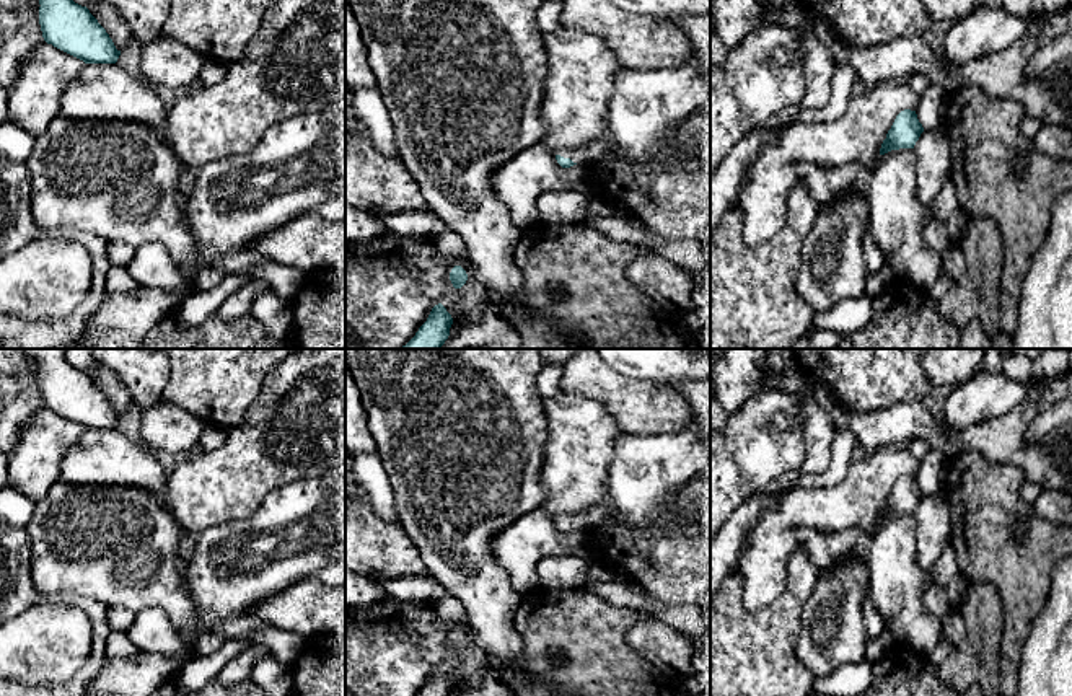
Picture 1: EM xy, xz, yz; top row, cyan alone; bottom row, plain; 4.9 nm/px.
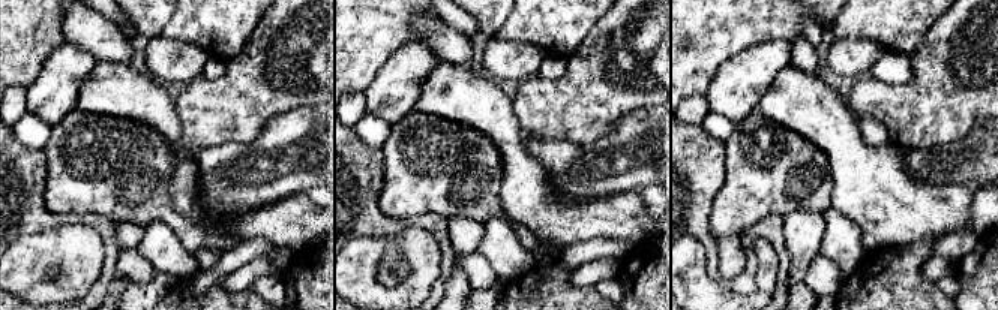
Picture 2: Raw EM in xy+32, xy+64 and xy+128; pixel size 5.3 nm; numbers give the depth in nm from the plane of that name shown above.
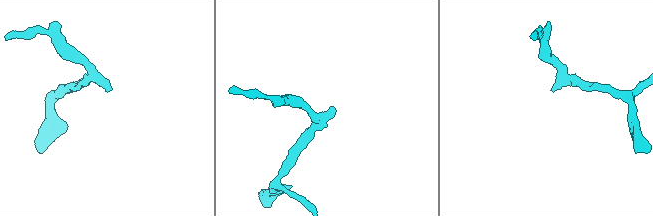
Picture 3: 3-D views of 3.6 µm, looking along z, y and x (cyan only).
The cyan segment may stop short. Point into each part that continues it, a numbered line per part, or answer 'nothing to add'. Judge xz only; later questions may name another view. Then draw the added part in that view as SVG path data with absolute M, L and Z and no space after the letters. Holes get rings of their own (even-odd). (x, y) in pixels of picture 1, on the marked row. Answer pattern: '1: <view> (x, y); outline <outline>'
1: xz (660, 118); outline M696 54L676 67L647 70L624 67L614 80L606 122L608 132L600 142L583 148L559 150L556 155L587 165L616 147L624 156L653 171L692 174L707 171L710 170L710 73L699 70Z

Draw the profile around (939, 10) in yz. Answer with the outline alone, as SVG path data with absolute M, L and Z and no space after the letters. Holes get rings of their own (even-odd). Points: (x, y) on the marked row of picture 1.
M922 0L929 18L934 21L961 20L979 8L984 0Z

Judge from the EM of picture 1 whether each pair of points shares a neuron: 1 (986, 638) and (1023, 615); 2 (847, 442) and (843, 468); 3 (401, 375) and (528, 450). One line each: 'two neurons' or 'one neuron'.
1: two neurons
2: one neuron
3: one neuron

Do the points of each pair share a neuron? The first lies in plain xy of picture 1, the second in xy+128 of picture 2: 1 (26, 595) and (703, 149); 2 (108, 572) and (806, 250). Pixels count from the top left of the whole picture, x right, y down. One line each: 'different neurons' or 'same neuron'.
1: same neuron
2: different neurons

